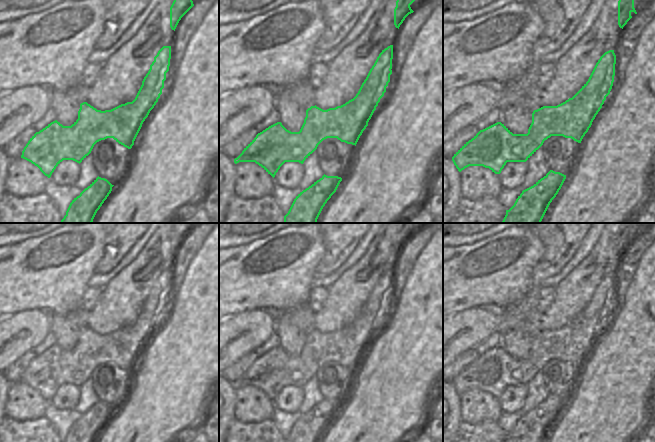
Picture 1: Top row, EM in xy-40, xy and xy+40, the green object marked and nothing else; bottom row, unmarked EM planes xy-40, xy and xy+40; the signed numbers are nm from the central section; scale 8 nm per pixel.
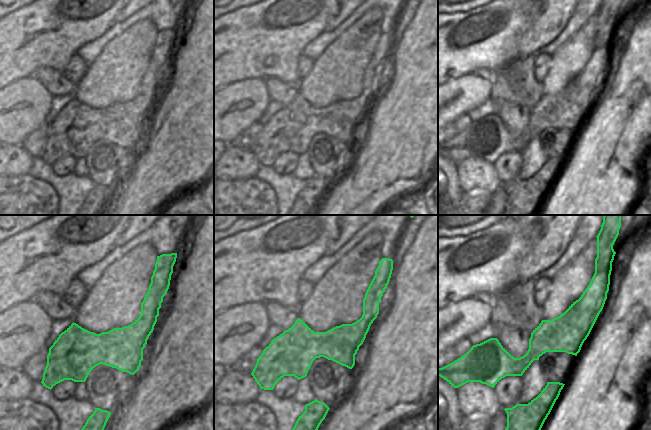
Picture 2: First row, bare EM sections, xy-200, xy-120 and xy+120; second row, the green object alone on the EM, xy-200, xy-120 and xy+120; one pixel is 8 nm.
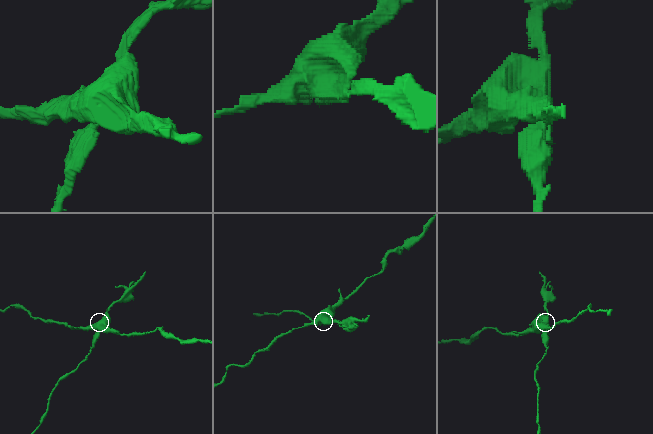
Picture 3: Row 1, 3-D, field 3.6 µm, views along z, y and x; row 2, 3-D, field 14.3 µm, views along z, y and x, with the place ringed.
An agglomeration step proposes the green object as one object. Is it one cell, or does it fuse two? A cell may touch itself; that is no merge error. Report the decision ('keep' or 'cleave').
cleave

